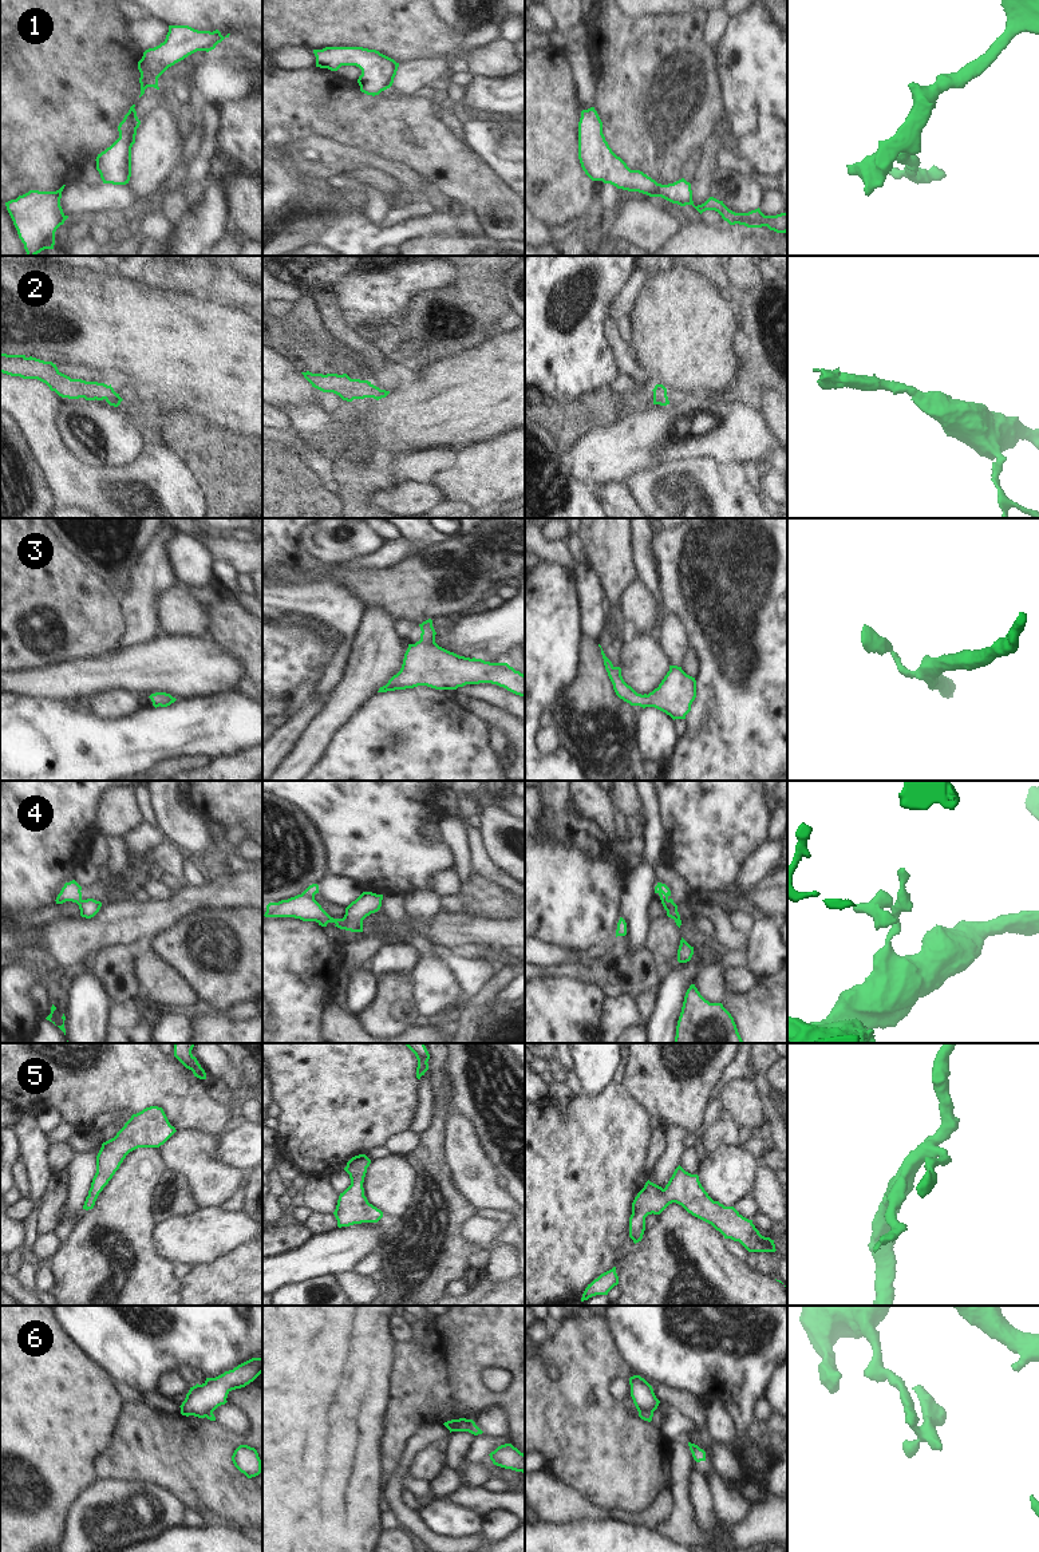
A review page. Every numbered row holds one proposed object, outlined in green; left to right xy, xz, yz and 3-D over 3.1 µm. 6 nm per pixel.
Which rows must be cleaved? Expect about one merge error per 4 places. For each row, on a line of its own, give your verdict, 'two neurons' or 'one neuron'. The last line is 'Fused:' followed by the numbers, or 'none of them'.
1: one neuron
2: one neuron
3: one neuron
4: two neurons
5: one neuron
6: two neurons
Fused: 4, 6

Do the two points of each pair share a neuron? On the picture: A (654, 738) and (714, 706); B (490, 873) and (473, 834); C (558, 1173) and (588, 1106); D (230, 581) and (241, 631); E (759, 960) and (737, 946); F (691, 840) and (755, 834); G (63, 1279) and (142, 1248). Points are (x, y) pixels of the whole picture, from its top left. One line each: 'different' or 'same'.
A: different
B: same
C: same
D: different
E: different
F: same
G: same

